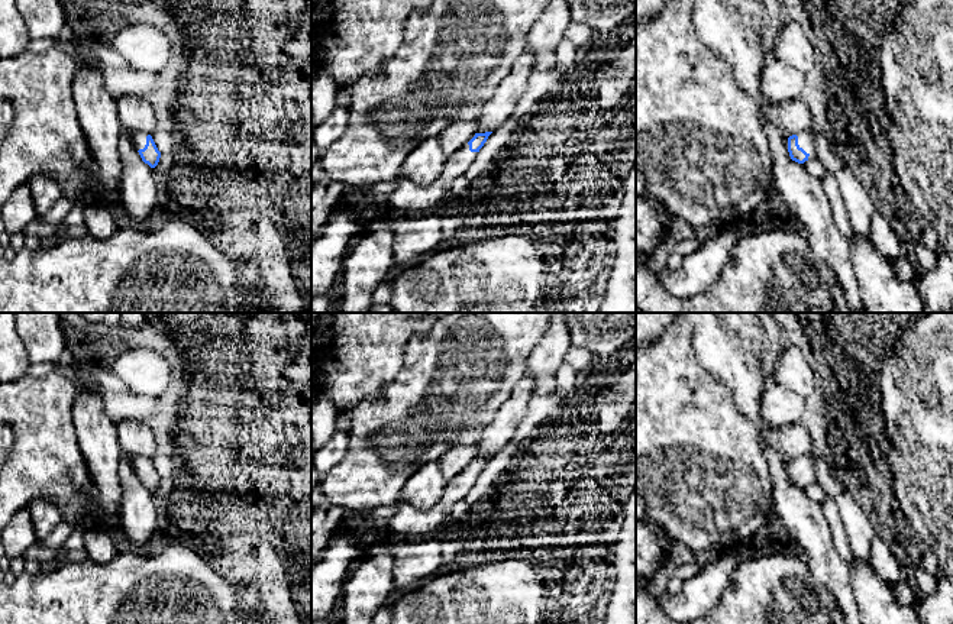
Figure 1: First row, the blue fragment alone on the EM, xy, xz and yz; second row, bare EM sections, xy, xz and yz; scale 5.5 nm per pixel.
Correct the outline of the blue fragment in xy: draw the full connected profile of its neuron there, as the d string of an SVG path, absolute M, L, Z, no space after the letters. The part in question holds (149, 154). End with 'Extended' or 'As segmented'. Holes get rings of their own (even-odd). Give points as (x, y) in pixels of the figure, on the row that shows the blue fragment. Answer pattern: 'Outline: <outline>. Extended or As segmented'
Outline: M130 130L130 140L138 149L142 161L151 168L155 168L159 162L161 152L158 151L152 136L140 130Z. Extended

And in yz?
Outline: M807 129L788 138L788 152L792 161L804 164L815 158L813 130Z. Extended

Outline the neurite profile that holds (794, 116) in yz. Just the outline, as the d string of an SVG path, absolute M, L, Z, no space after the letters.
M795 98L769 106L765 110L765 119L776 125L789 138L811 127L813 113L804 101Z

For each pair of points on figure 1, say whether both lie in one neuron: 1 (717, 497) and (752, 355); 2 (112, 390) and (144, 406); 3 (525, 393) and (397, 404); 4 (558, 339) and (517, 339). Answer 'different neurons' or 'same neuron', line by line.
1: different neurons
2: same neuron
3: different neurons
4: different neurons

